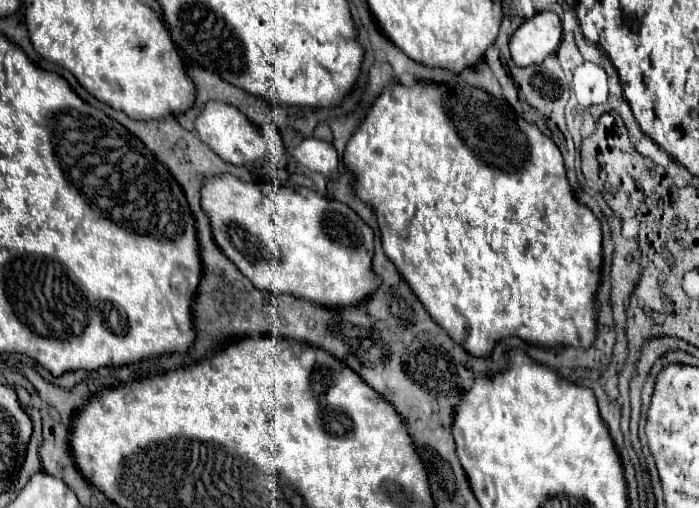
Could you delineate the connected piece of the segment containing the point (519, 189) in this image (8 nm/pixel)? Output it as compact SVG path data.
M394 82L374 100L374 108L368 110L364 122L350 136L344 150L344 160L348 170L356 174L358 196L366 204L370 204L376 212L386 256L402 272L402 278L410 284L418 300L426 306L428 314L452 336L454 342L462 344L466 352L470 352L472 356L488 358L492 356L494 346L502 338L512 338L512 336L518 336L522 342L544 348L556 348L556 346L590 348L590 344L594 342L594 332L598 330L596 290L600 286L600 268L602 268L600 220L592 214L588 206L582 206L576 200L564 172L562 154L552 142L552 138L542 134L536 124L520 118L508 102L492 98L482 90L468 86L448 88L444 84L434 84L434 82L418 82L414 86L402 86L400 82Z

